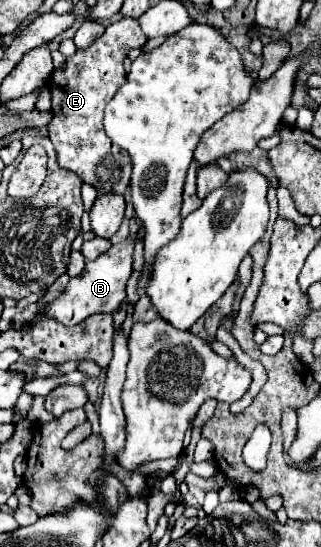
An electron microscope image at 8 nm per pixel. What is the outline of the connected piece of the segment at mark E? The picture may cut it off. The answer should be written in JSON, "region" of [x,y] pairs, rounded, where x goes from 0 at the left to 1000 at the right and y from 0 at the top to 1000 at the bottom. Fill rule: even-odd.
{"region":[[[377,33],[333,48],[327,62],[265,91],[240,91],[209,106],[190,128],[171,128],[143,161],[159,165],[171,227],[153,223],[153,252],[171,267],[190,307],[227,311],[265,336],[283,336],[308,355],[383,355],[408,325],[402,282],[333,252],[321,232],[324,201],[389,146],[383,110],[408,88],[452,84],[433,40],[421,33]]]}

